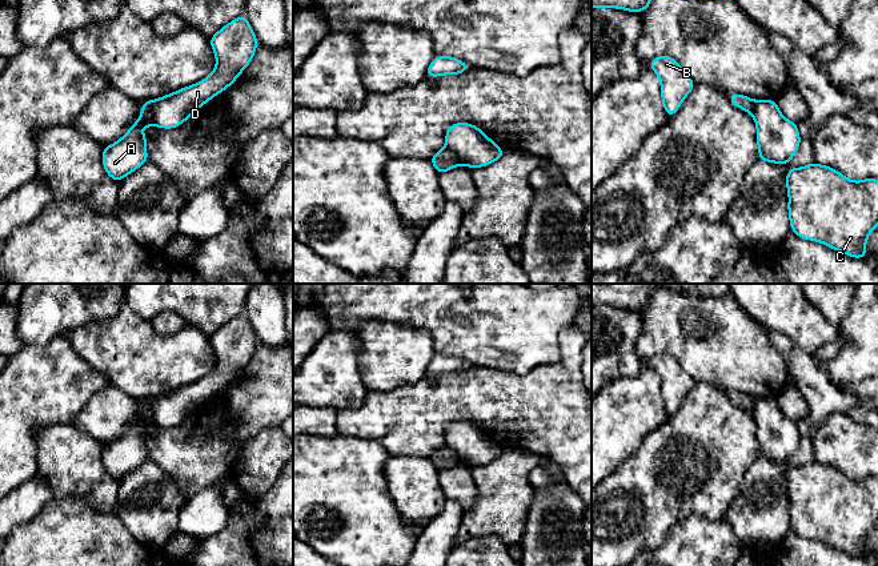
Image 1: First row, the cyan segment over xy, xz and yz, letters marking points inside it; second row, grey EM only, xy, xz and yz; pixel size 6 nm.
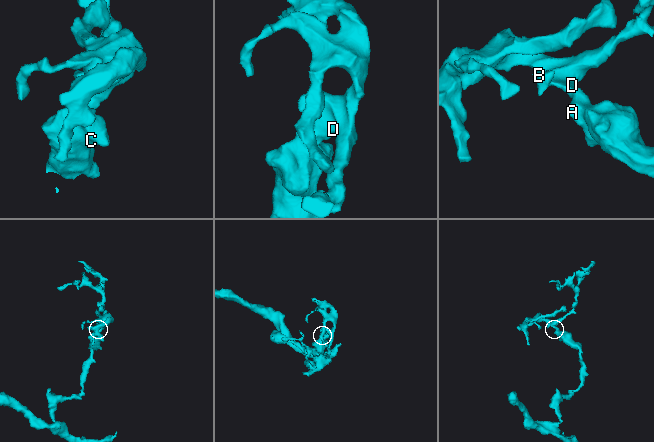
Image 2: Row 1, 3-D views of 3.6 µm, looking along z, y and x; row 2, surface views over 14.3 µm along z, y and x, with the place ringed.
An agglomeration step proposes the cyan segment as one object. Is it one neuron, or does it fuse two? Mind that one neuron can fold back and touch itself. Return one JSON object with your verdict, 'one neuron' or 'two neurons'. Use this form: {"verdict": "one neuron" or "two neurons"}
{"verdict": "two neurons"}

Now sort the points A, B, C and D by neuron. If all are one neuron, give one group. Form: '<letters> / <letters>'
A C / B D

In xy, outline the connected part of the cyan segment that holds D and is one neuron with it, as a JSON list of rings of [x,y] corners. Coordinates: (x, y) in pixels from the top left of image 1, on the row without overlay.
[[[245,312],[217,329],[209,342],[217,362],[208,376],[151,398],[153,417],[160,426],[173,427],[181,424],[205,401],[230,385],[250,362],[258,344]]]

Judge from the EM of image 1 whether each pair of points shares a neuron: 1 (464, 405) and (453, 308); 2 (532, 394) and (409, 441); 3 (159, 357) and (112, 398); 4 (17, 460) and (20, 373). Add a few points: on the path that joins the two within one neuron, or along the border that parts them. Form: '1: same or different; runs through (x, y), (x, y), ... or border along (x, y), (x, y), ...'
1: different; border along (469, 364), (497, 368), (500, 370)
2: same; runs through (501, 398), (452, 398), (440, 410)
3: different; border along (111, 382), (141, 400)
4: same; runs through (17, 438), (17, 401), (20, 394)

